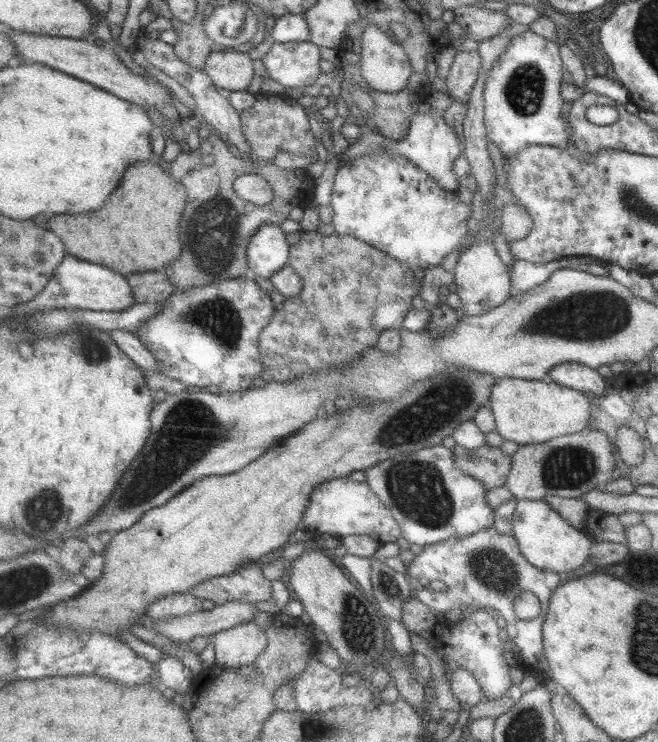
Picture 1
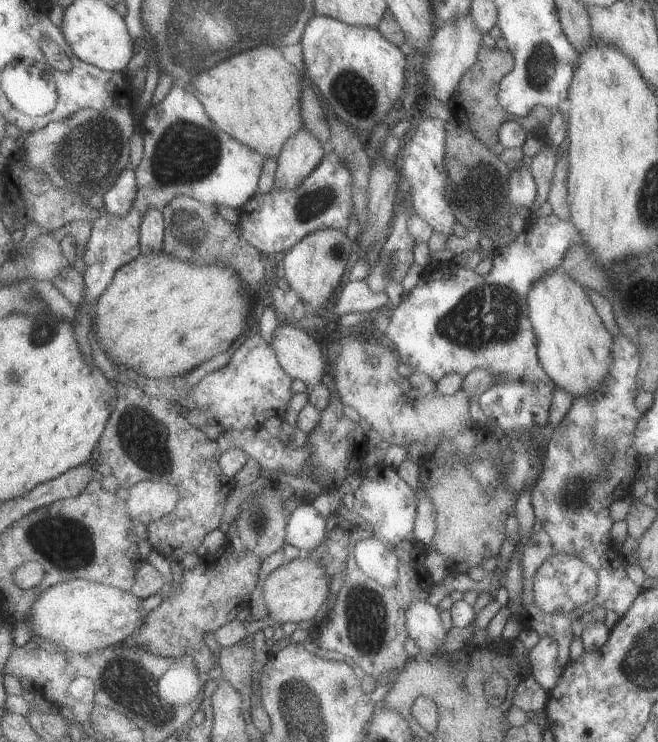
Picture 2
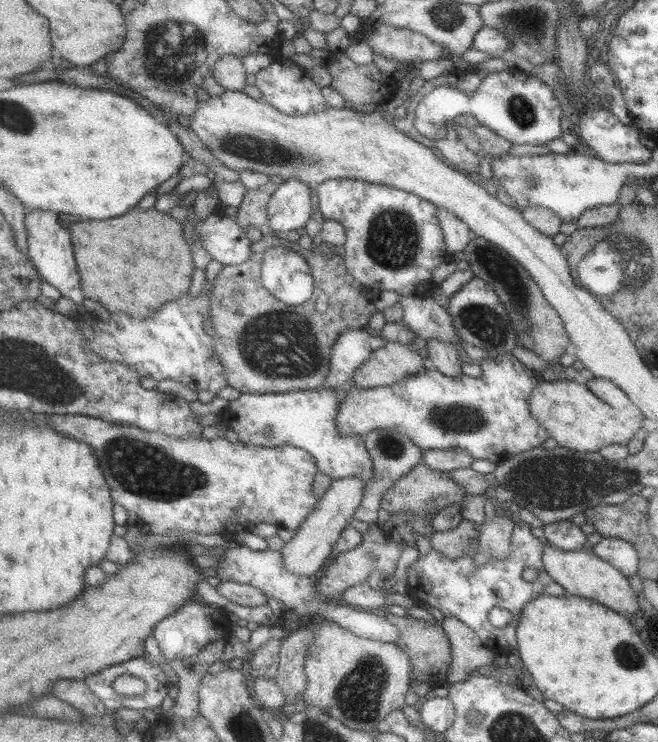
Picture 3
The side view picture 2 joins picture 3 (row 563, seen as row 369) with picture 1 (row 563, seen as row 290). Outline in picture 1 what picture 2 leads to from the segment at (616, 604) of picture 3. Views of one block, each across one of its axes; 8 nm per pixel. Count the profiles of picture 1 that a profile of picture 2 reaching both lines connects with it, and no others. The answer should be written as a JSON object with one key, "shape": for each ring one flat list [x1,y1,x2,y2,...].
{"shape":[[519,500,515,504,515,512,509,518,513,522,513,536,519,542,519,550,523,558,545,572,557,572,565,576,565,572,579,570,591,558,591,538,573,528,567,520,563,520,557,512,553,512,543,500]]}

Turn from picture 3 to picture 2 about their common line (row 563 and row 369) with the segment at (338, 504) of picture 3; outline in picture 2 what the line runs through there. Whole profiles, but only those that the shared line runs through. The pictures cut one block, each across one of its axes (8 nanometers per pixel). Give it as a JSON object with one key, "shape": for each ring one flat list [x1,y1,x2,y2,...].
{"shape":[[281,322,271,346,277,350,281,366,293,380,301,380,309,392,321,386,323,376,331,374,321,344,295,322]]}

